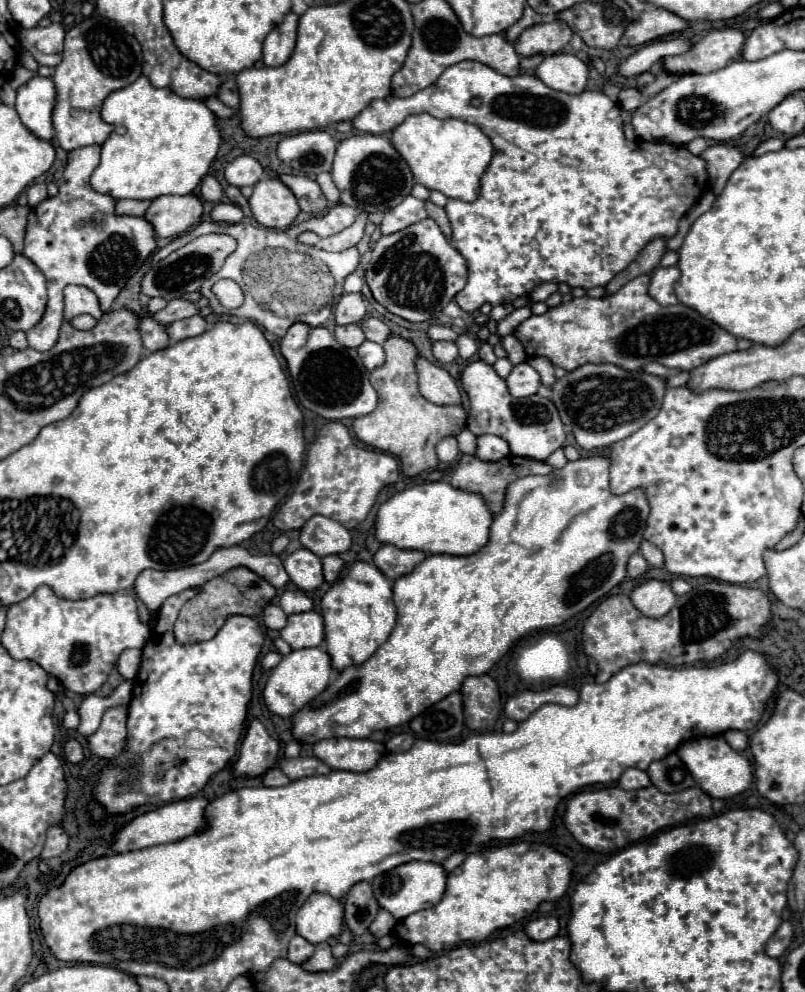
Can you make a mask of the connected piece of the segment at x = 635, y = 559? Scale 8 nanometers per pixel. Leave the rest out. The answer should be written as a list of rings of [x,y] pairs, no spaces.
[[[639,553],[631,555],[631,559],[629,559],[629,563],[627,563],[627,573],[629,573],[629,577],[639,577],[639,575],[645,573],[645,569],[647,569],[647,561],[645,561]]]

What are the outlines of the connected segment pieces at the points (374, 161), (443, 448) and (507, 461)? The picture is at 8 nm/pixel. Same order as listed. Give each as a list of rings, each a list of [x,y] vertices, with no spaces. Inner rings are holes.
[[[353,135],[339,143],[331,177],[341,193],[341,203],[355,207],[357,211],[377,213],[387,211],[401,203],[413,187],[413,173],[391,141],[383,135]]]
[[[455,437],[441,439],[437,443],[437,455],[439,455],[439,461],[453,463],[459,457],[459,443],[457,443],[457,439]]]
[[[463,455],[459,459],[457,469],[451,475],[451,485],[463,491],[473,491],[473,493],[481,493],[487,507],[499,515],[503,511],[503,501],[505,501],[505,489],[509,487],[509,483],[513,483],[519,477],[527,477],[527,475],[549,475],[553,471],[553,467],[545,461],[535,461],[535,459],[527,459],[527,457],[517,457],[517,455],[509,455],[501,461],[495,463],[485,463],[473,455]]]

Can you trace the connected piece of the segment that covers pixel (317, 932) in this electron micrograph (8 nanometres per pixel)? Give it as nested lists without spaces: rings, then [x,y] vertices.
[[[315,893],[297,911],[297,933],[313,945],[327,941],[329,937],[339,937],[343,915],[345,909],[339,899],[327,893]]]

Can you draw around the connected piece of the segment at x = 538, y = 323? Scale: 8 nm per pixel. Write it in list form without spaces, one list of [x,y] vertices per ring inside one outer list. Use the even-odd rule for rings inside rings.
[[[639,275],[617,293],[601,299],[581,297],[551,307],[543,315],[525,319],[513,335],[523,343],[529,357],[543,355],[565,371],[575,371],[585,363],[611,363],[625,371],[643,371],[651,361],[665,367],[691,371],[715,355],[737,349],[737,339],[717,323],[705,319],[687,305],[659,305],[649,295],[651,275]]]

